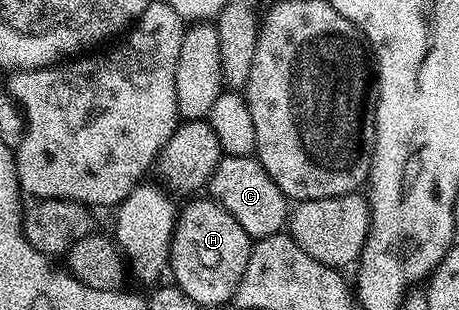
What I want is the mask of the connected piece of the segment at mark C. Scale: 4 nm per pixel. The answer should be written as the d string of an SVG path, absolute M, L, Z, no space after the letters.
M222 156L220 163L218 163L211 175L207 193L212 200L223 207L223 211L227 211L227 215L231 215L231 219L235 219L235 223L239 223L239 227L243 227L243 231L247 231L250 239L270 237L286 228L291 212L290 202L283 195L283 191L279 191L275 179L271 179L271 175L267 175L267 171L261 165L261 162L257 160L256 156Z

